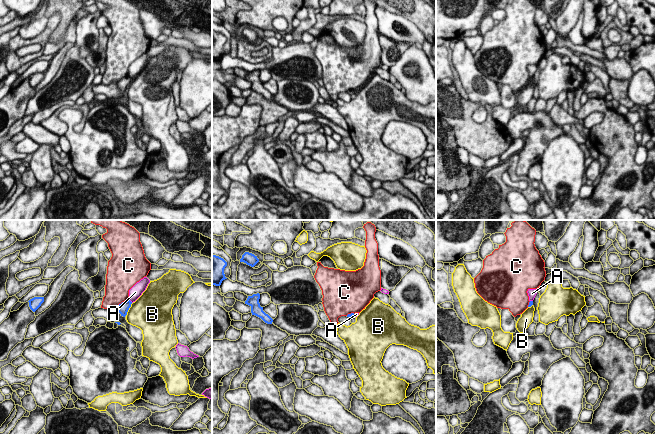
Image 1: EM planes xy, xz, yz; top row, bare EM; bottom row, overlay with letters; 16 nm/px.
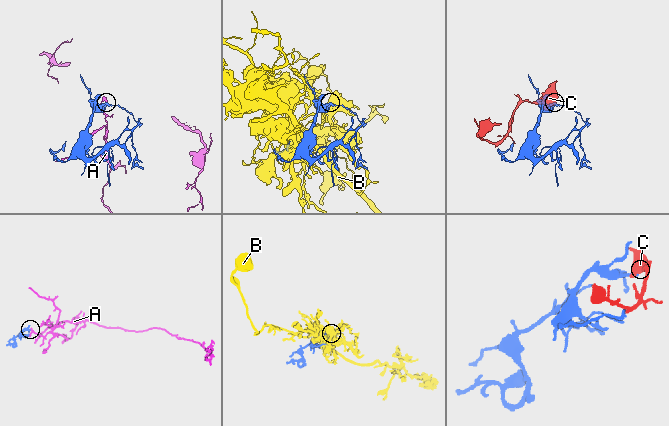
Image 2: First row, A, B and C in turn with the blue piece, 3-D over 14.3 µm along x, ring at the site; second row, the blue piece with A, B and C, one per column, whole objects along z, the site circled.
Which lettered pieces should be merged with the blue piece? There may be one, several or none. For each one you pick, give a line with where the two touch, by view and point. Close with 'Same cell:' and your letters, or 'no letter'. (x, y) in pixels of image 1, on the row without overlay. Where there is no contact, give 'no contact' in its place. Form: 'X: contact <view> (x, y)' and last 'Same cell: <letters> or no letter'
Same cell: no letter

